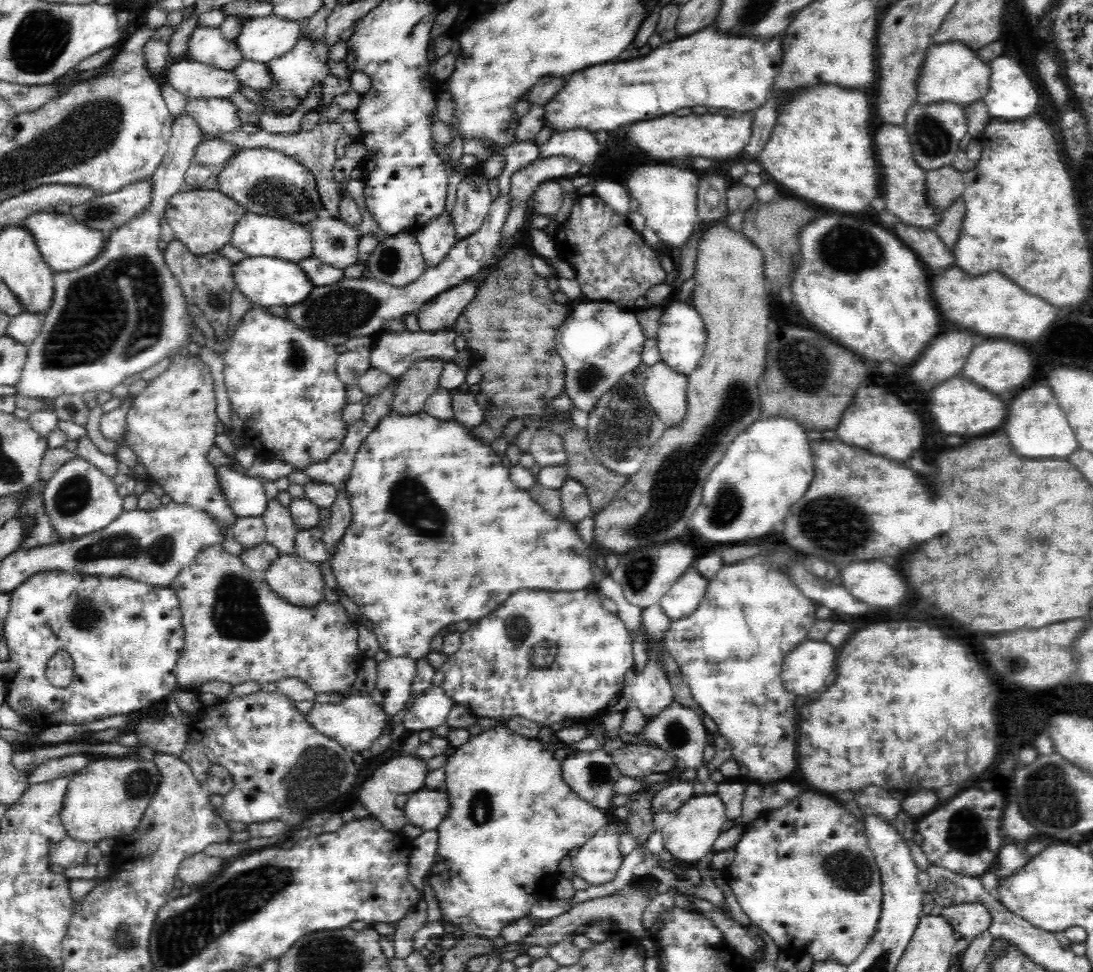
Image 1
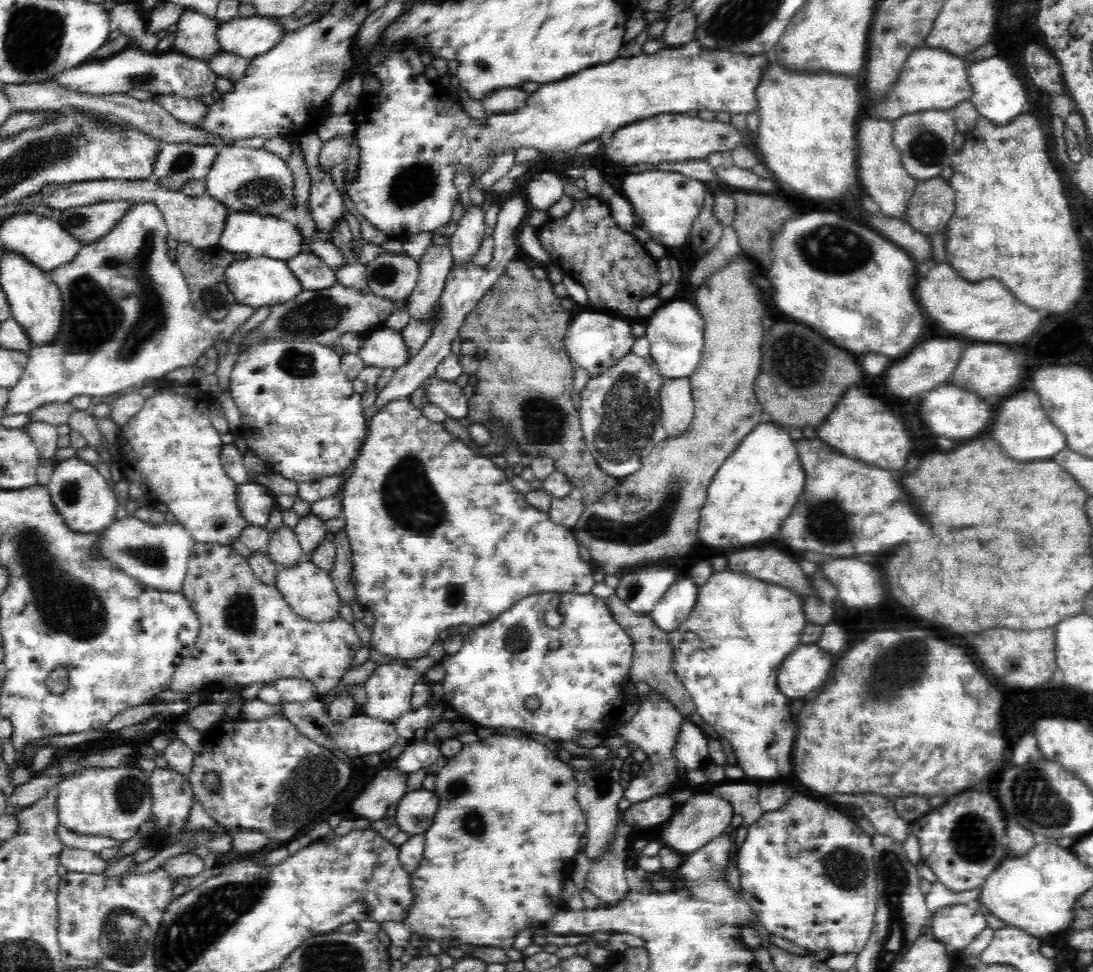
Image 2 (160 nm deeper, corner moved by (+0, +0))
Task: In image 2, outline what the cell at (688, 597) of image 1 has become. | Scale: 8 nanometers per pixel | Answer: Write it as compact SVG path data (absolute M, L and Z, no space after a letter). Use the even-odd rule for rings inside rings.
M685 577L676 579L648 614L654 625L665 633L676 630L692 612L698 589L696 584Z

